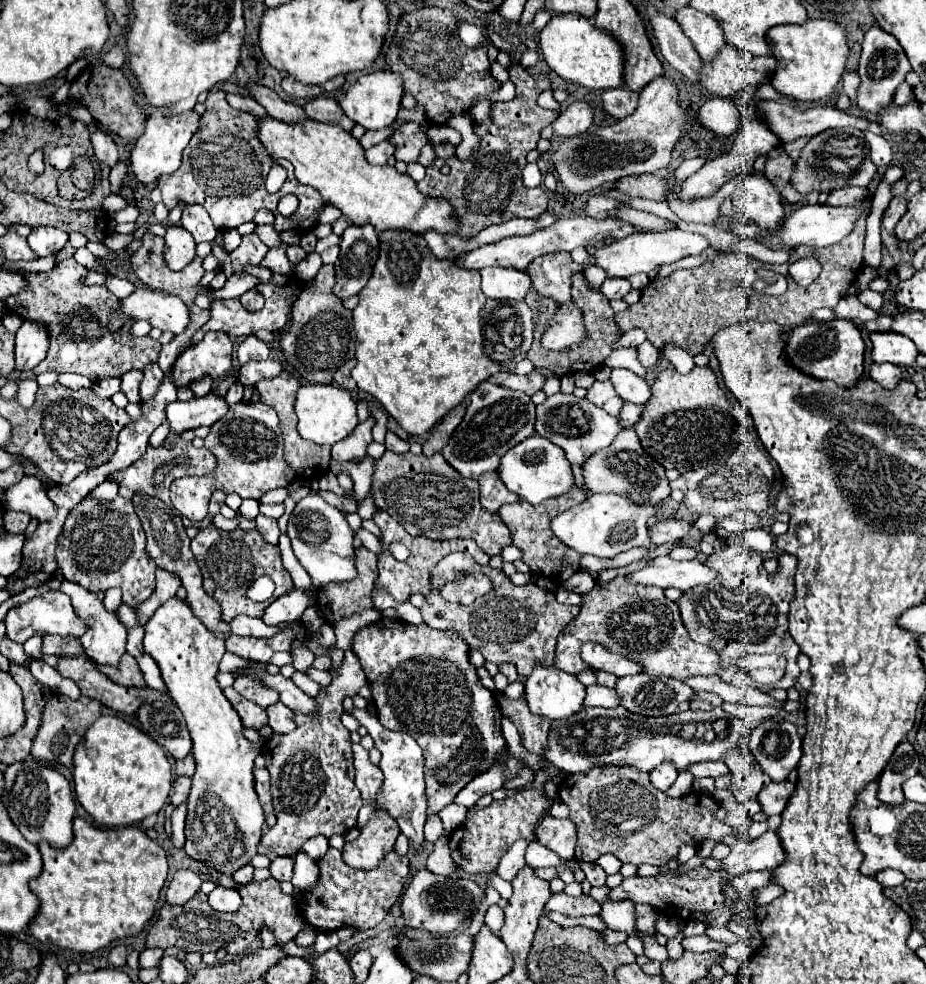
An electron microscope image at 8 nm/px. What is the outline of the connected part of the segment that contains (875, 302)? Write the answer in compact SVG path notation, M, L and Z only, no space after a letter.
M865 290L865 292L859 292L859 300L873 308L873 310L879 310L883 306L883 294L881 292L873 292L873 290Z

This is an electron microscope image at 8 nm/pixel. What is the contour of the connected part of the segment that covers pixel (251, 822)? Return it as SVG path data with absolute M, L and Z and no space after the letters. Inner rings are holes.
M173 596L145 624L143 648L159 664L169 694L181 708L193 738L197 772L187 800L185 852L205 866L231 876L257 856L265 828L265 812L253 784L255 758L261 754L261 744L243 736L243 722L217 682L219 660L225 654L225 638L211 634L189 604Z

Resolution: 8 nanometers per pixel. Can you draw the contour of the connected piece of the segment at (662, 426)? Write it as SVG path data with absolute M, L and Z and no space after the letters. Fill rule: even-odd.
M695 366L689 374L679 374L675 368L667 368L655 378L651 392L653 396L649 398L641 420L635 424L635 430L645 450L653 458L657 458L657 462L661 462L665 468L677 468L679 472L689 472L697 466L709 464L711 460L715 462L717 458L725 458L727 454L733 452L733 448L739 446L741 436L747 432L747 428L739 428L737 418L729 414L727 396L717 386L717 378L709 366L703 368Z

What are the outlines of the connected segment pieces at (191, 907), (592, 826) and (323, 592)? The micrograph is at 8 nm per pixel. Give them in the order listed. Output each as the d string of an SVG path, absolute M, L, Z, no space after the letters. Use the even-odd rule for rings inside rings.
M271 878L263 882L253 882L247 886L239 886L241 892L241 908L237 912L225 914L209 908L207 894L197 892L185 906L163 906L159 912L159 920L149 928L147 948L169 948L177 946L185 952L217 952L225 948L231 956L243 956L245 950L255 946L263 928L271 930L279 944L285 944L297 936L301 930L301 914L291 896L281 892L281 882Z
M599 766L585 774L565 776L559 788L559 798L569 806L569 818L579 830L577 858L595 862L601 854L615 854L625 864L663 866L685 844L699 846L705 840L723 842L725 836L737 830L715 818L719 804L713 796L689 792L681 798L671 798L657 790L647 772L633 766Z
M367 548L357 550L355 558L357 578L345 586L325 586L317 594L317 606L327 622L337 624L343 618L359 614L367 608L375 608L371 592L377 578L377 556Z

